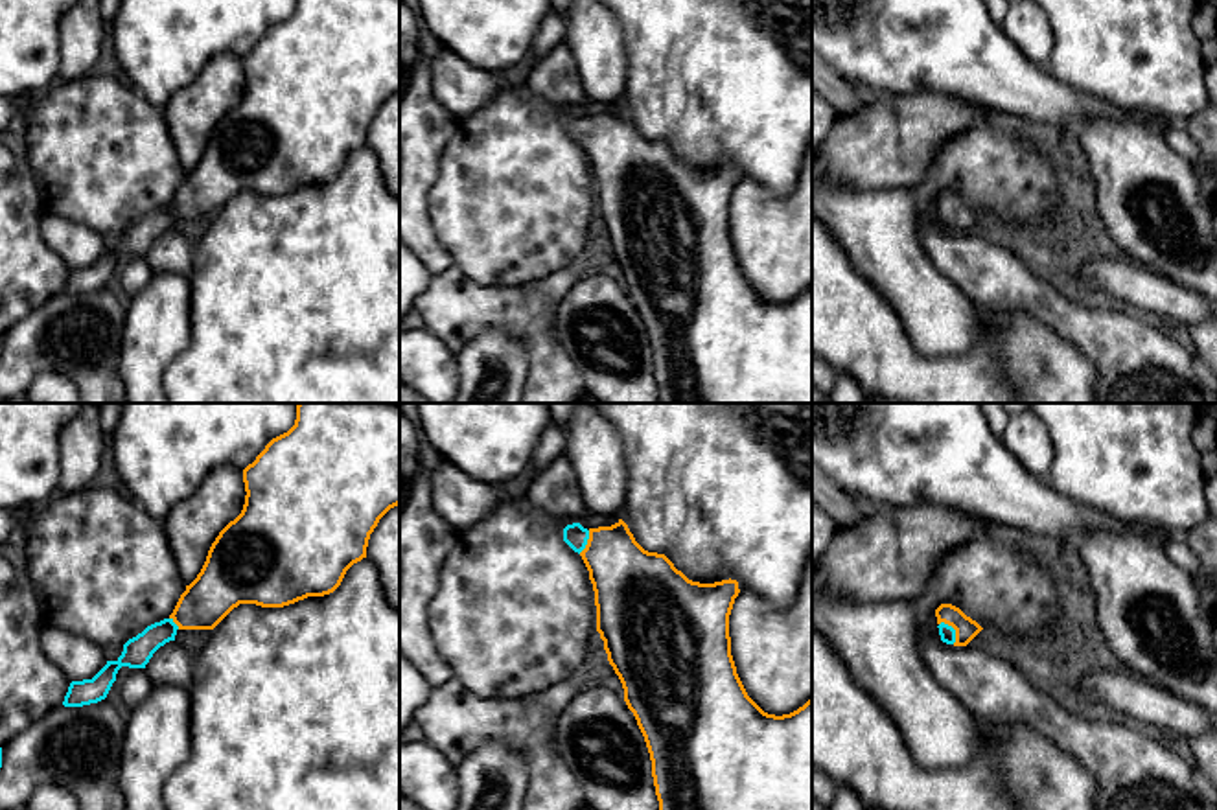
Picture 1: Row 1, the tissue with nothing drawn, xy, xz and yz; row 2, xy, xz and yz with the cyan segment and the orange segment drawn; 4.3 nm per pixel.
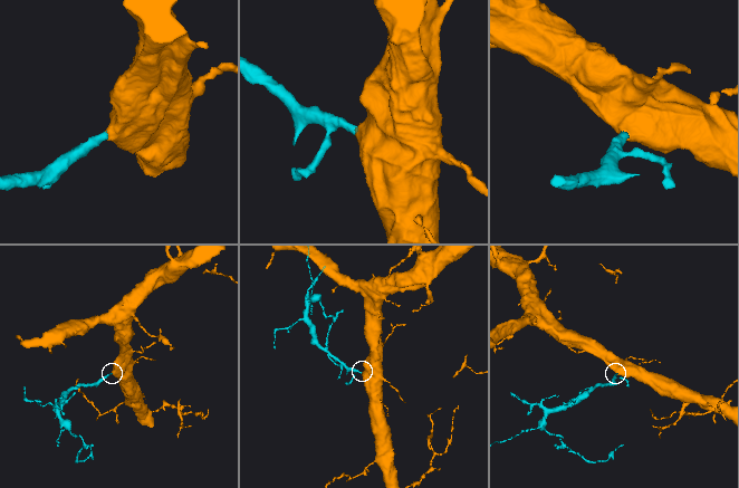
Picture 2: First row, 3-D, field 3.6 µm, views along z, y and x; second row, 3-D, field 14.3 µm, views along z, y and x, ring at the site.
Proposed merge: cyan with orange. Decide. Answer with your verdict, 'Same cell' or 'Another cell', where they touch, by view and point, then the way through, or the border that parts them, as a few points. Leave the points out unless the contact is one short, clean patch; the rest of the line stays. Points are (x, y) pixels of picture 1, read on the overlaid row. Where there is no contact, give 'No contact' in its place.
Same cell. Touches cyan at yz (954, 630). Path across: yz (947, 632), (954, 630), (965, 628)

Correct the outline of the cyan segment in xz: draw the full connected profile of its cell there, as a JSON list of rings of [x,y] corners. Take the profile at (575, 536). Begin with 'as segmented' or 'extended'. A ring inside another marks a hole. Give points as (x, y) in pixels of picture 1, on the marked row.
extended; [[[622,519],[589,530],[580,523],[567,525],[563,541],[582,556],[589,571],[597,631],[644,736],[659,810],[812,810],[812,700],[790,714],[775,716],[748,696],[729,637],[738,582],[689,580],[665,554],[644,550]]]

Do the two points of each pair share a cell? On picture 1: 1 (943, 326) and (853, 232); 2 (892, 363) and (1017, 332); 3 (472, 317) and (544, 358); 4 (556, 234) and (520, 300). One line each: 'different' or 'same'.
1: same
2: same
3: same
4: different

